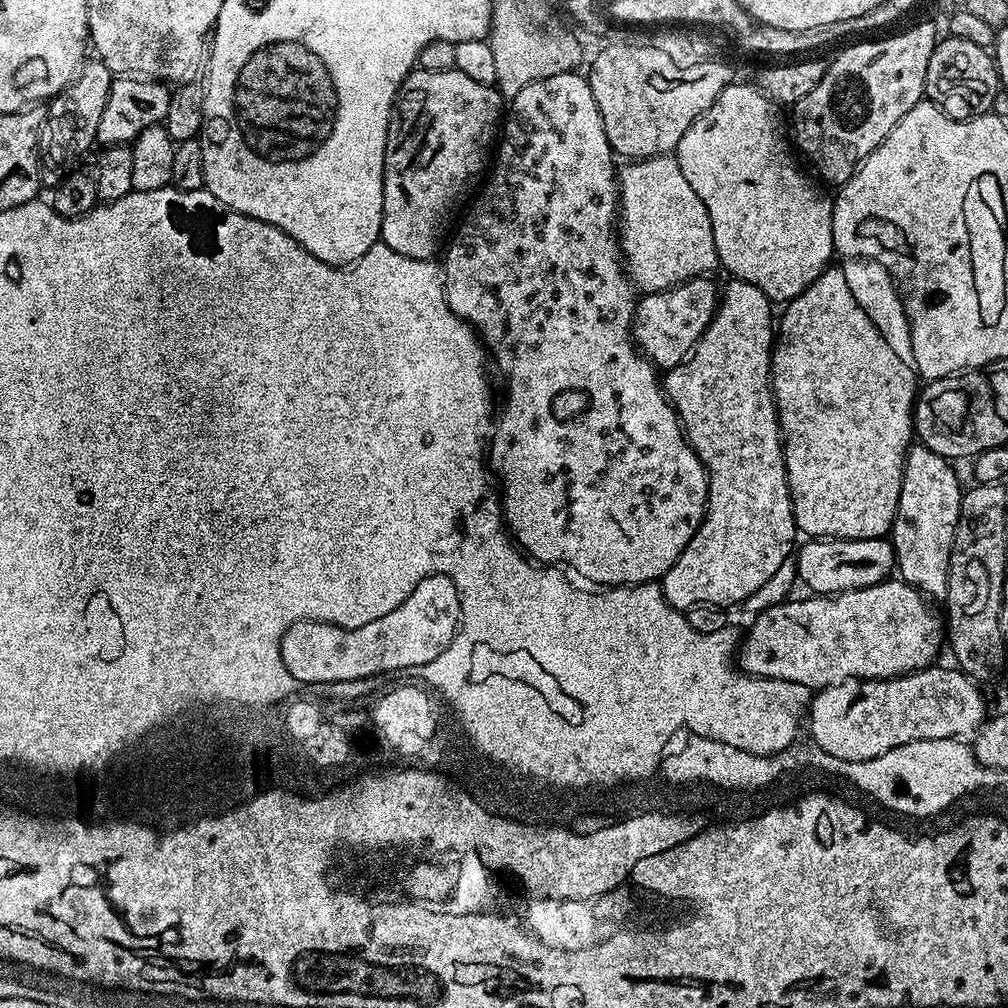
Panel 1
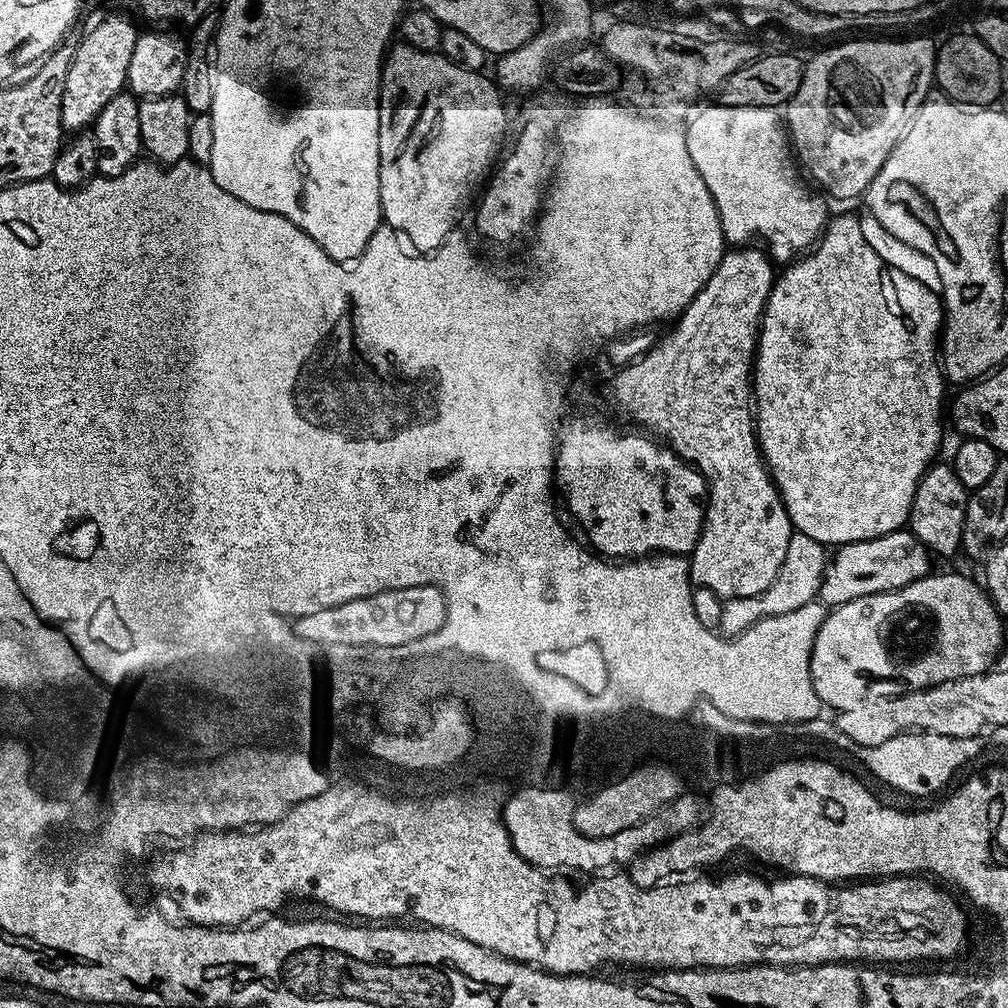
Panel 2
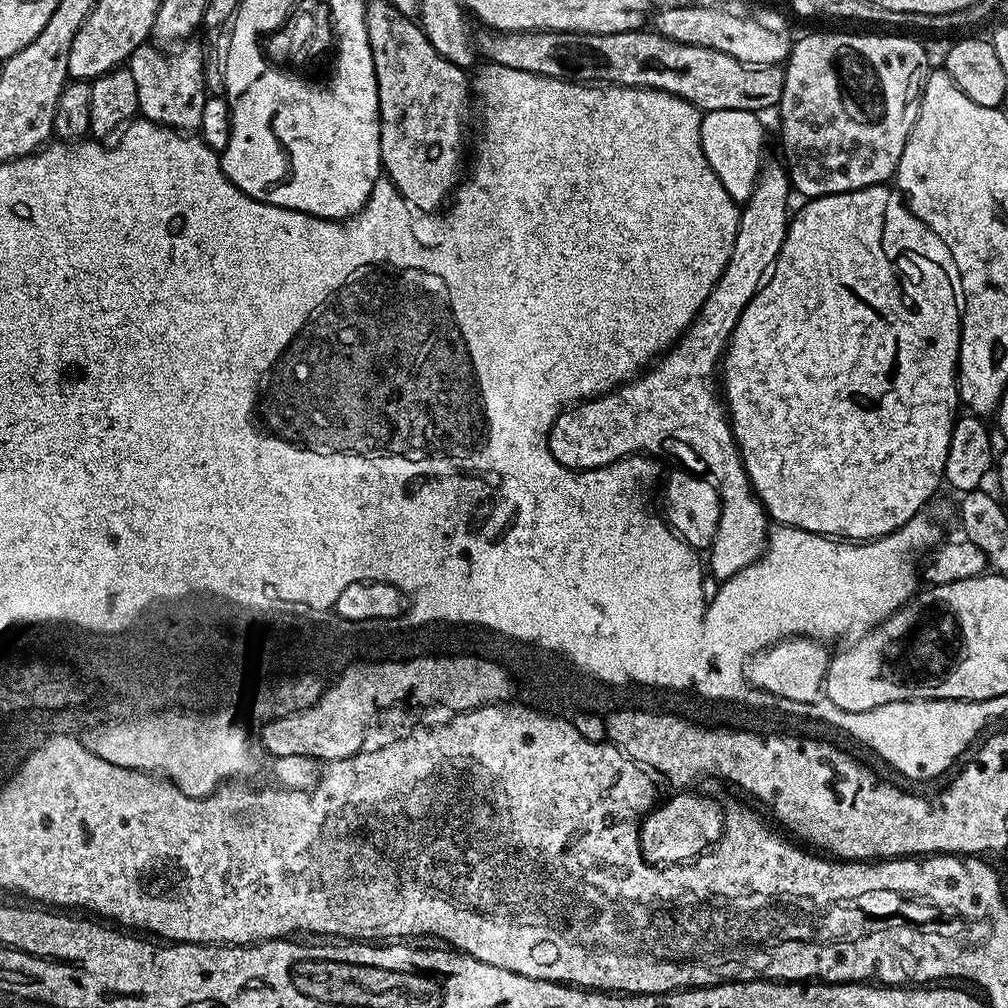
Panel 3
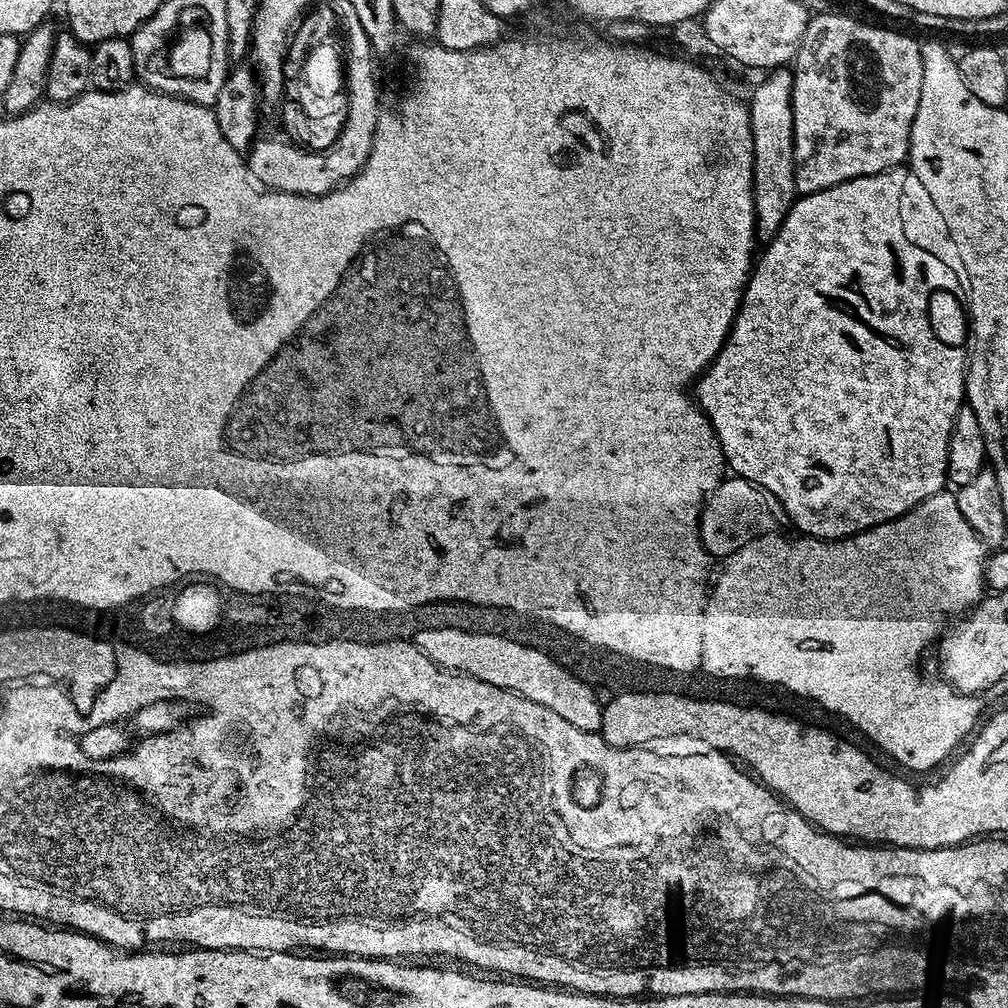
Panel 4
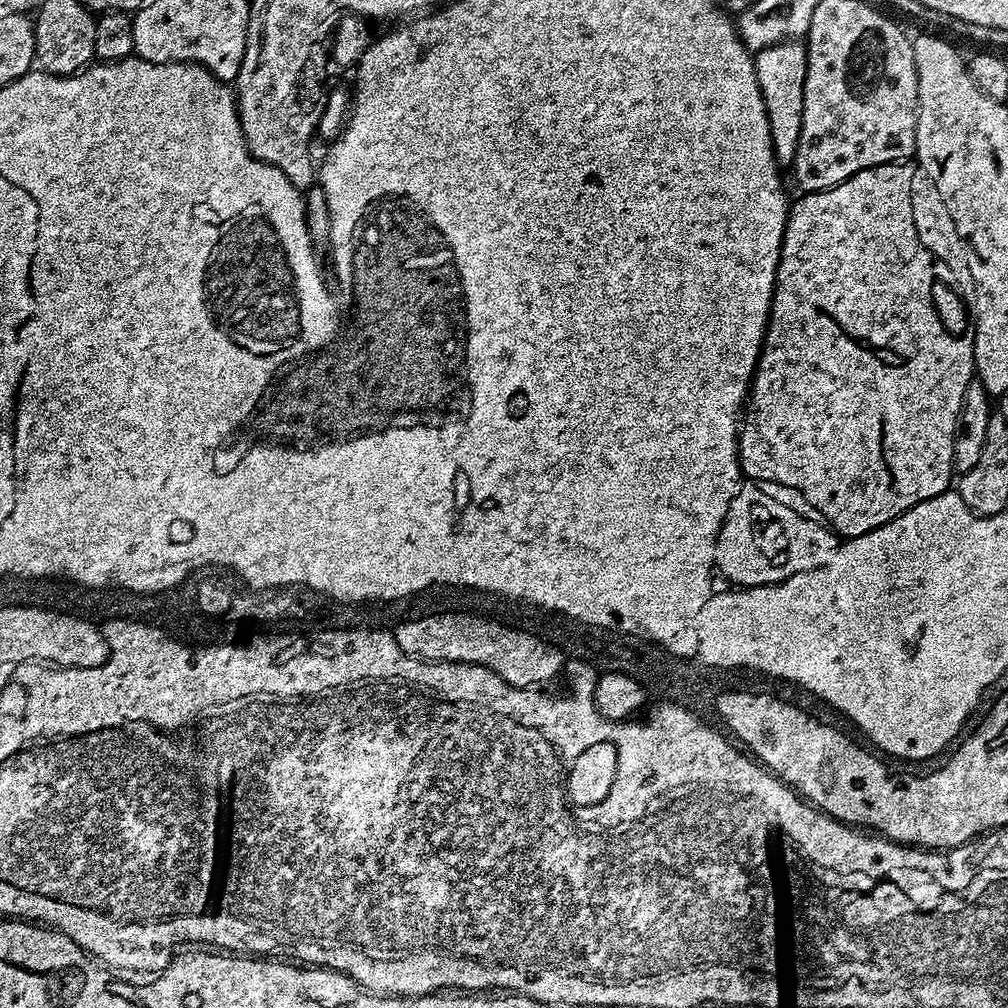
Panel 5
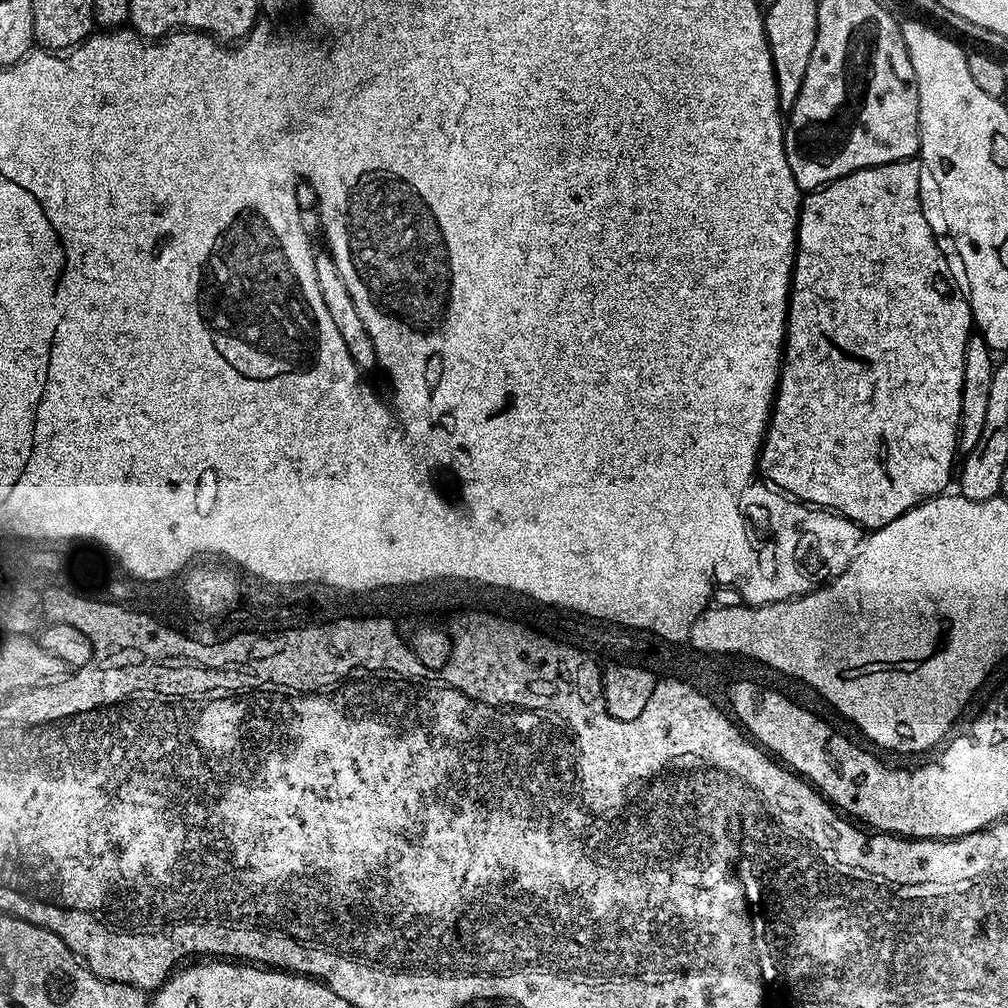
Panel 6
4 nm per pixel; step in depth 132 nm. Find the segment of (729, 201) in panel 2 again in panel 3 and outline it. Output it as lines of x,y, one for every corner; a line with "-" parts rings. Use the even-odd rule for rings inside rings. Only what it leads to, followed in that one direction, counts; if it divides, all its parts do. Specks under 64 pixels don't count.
714,110
703,113
700,117
700,145
704,151
704,157
708,165
718,174
718,182
726,186
726,194
737,202
743,202
750,198
750,194
756,185
756,179
760,173
764,152
764,128
760,125
761,117
754,112
746,110

